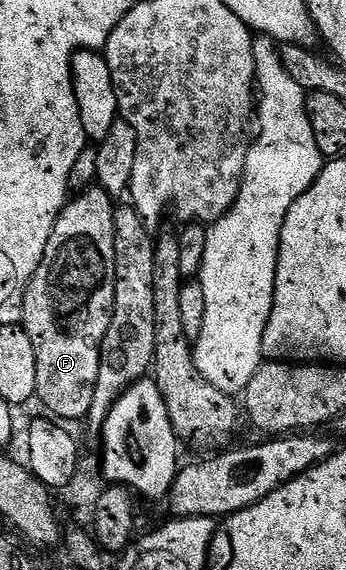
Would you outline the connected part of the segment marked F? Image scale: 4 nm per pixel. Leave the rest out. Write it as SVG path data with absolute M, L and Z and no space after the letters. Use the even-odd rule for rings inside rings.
M93 187L84 193L75 194L65 204L64 210L58 215L54 227L50 231L50 239L46 243L46 251L42 255L42 263L38 271L30 279L28 290L24 293L23 326L30 335L30 343L34 343L34 359L38 359L38 383L36 384L35 400L41 401L49 409L53 418L85 420L90 411L90 403L94 403L94 383L98 383L98 367L102 343L106 339L106 331L110 331L110 319L114 315L114 287L116 286L116 260L114 259L114 215L116 205L114 198L105 189Z

